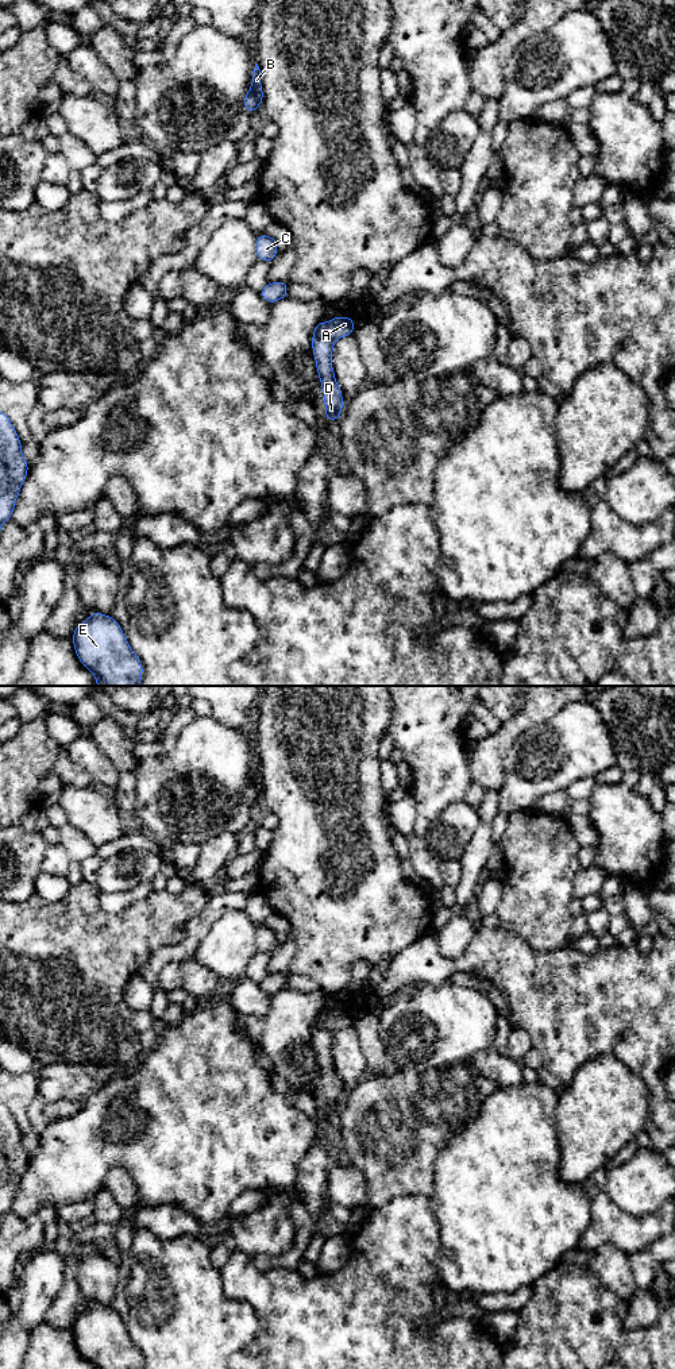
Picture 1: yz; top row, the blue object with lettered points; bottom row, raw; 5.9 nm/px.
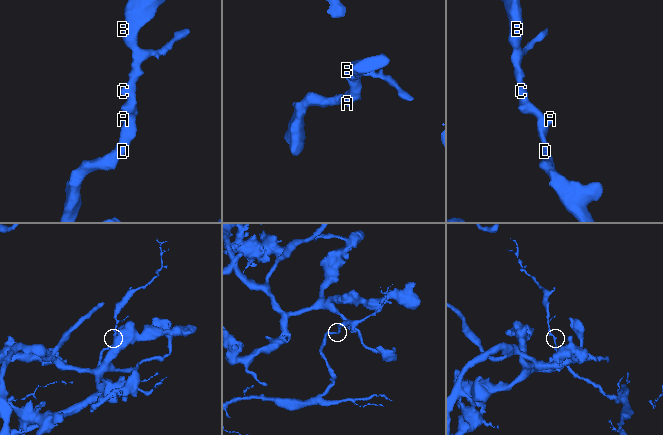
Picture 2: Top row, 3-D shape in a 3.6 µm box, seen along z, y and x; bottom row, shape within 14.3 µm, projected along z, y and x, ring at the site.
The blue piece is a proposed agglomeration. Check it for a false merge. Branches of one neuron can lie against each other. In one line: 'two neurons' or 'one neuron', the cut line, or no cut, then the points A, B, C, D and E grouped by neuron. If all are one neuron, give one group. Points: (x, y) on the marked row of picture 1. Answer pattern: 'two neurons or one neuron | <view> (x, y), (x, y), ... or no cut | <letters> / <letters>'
one neuron | no cut | A B C D E

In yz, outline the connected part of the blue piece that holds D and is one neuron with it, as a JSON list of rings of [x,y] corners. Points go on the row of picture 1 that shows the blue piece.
[[[336,316],[329,323],[323,323],[320,319],[312,333],[313,358],[324,393],[324,416],[333,424],[340,417],[344,406],[342,389],[332,367],[333,343],[336,339],[352,335],[355,325],[356,323],[350,316]]]

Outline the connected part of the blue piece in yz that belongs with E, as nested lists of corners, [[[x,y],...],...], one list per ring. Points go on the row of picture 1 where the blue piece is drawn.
[[[93,609],[89,618],[76,625],[72,641],[78,662],[96,676],[97,686],[140,686],[143,663],[131,649],[122,626],[112,614],[104,616]]]

